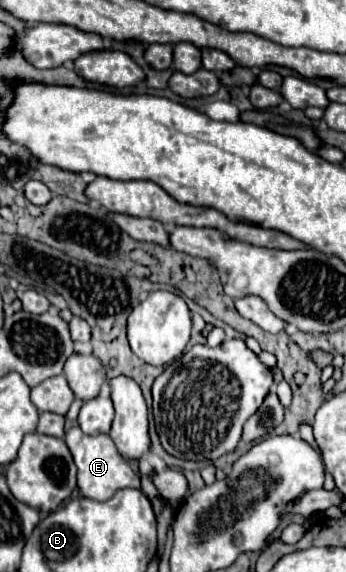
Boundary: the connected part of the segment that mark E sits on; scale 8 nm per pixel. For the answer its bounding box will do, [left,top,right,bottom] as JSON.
[64,426,140,500]

